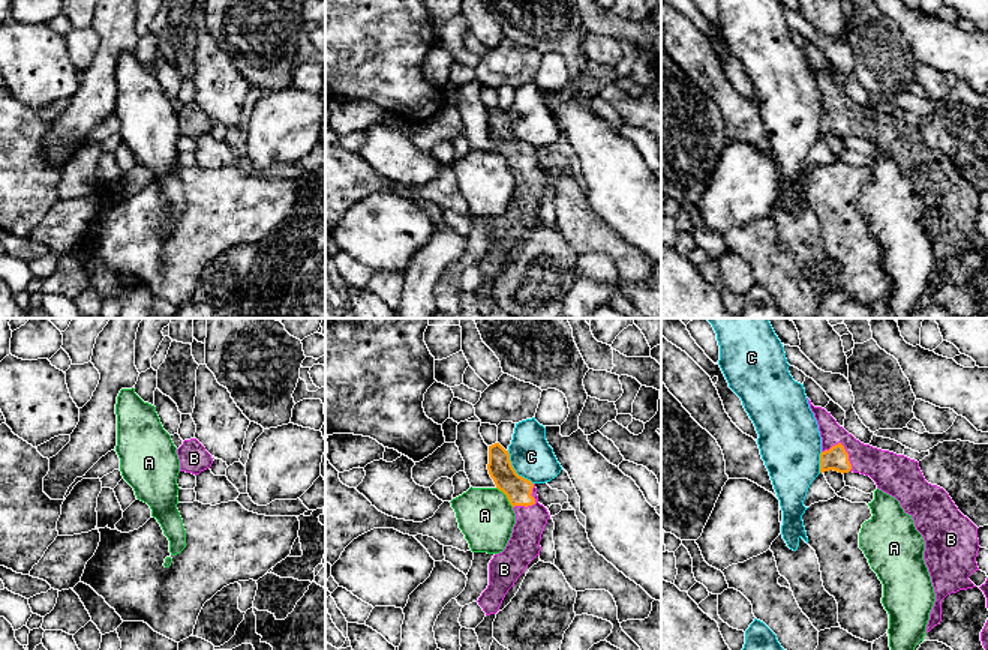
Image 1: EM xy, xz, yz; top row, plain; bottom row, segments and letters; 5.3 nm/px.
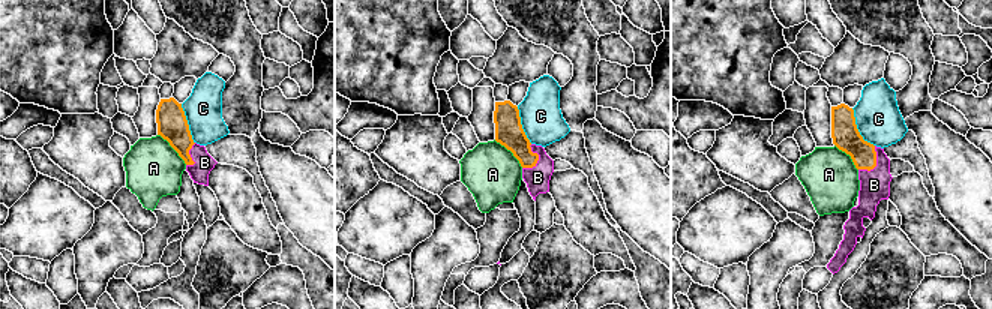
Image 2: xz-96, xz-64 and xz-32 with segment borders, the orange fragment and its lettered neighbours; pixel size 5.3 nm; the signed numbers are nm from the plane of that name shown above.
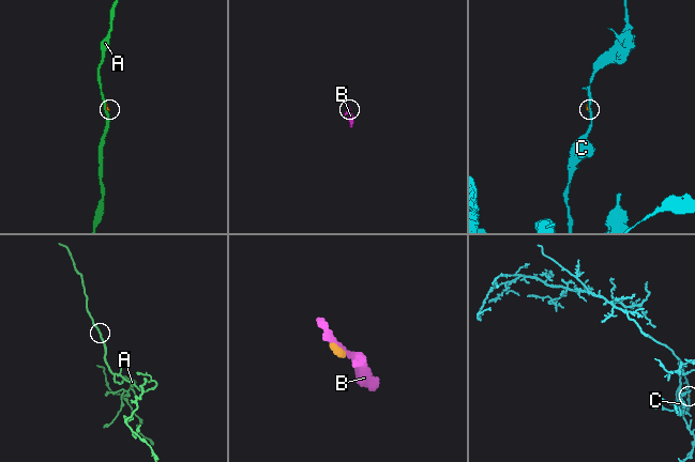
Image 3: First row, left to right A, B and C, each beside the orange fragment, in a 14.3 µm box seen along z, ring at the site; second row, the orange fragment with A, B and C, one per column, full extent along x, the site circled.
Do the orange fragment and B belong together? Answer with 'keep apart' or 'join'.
join

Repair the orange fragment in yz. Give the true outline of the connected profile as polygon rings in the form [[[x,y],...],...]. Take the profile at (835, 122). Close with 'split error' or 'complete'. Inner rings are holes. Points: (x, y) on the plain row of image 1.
[[[810,63],[808,68],[822,101],[820,137],[834,134],[843,138],[853,135],[870,140],[879,153],[900,165],[904,176],[913,182],[916,194],[922,198],[925,204],[924,224],[936,257],[936,266],[927,288],[928,297],[942,285],[942,264],[948,258],[976,251],[969,240],[979,234],[976,227],[981,212],[978,191],[958,174],[943,152],[925,144],[918,125],[861,107],[840,90],[825,72],[814,71]]]; split error

